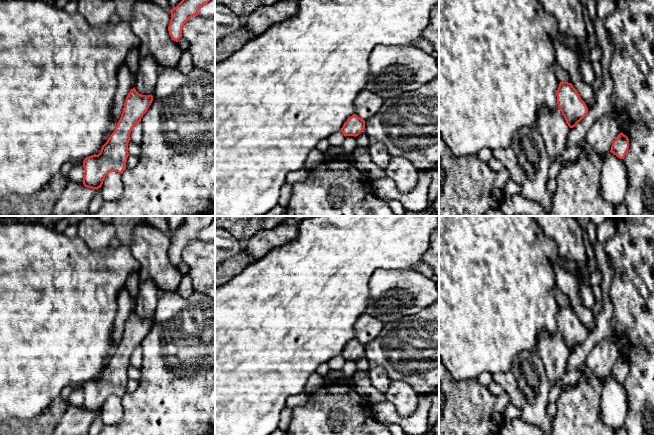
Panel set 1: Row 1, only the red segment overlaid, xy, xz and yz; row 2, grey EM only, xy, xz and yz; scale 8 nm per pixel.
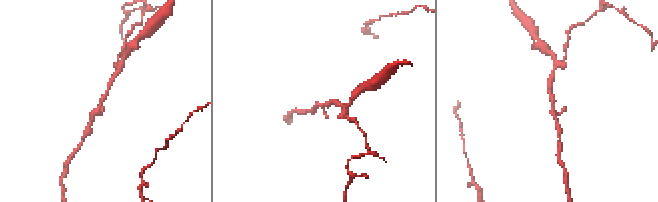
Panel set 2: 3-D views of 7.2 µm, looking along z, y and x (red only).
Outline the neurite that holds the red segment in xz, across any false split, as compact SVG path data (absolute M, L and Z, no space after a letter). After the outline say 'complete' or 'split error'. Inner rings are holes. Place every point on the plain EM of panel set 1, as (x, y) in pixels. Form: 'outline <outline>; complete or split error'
outline M353 338L347 343L341 352L341 356L346 360L358 360L363 354L365 354L365 345L358 341L356 338Z; complete

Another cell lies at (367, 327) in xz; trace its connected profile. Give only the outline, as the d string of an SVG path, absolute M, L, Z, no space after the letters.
M364 313L355 323L355 338L366 345L379 335L383 326L381 320Z

